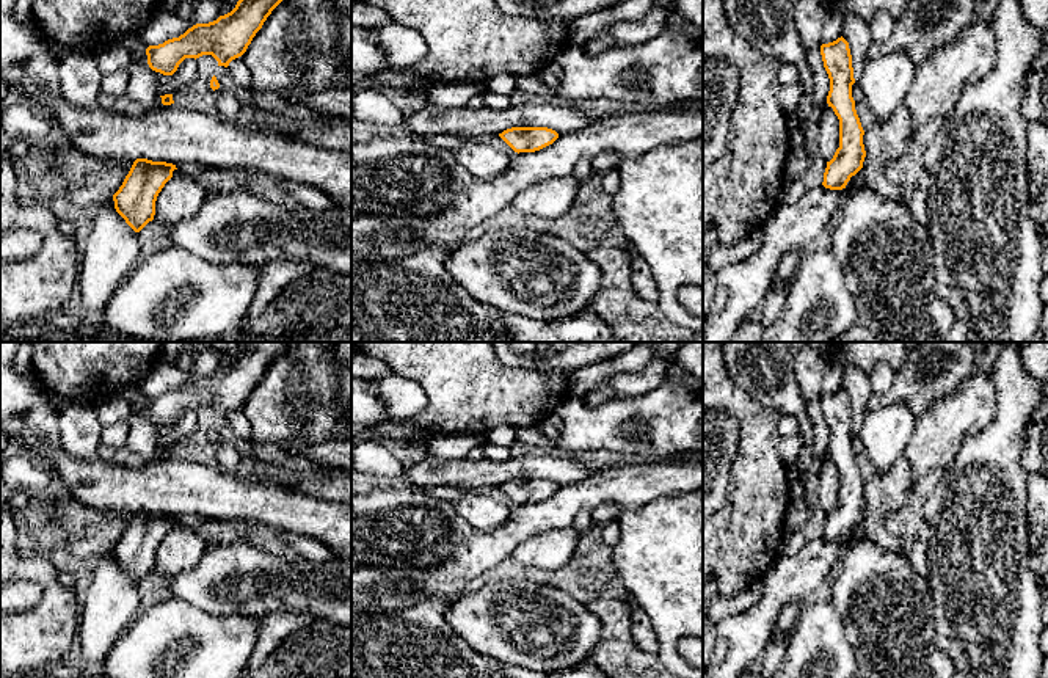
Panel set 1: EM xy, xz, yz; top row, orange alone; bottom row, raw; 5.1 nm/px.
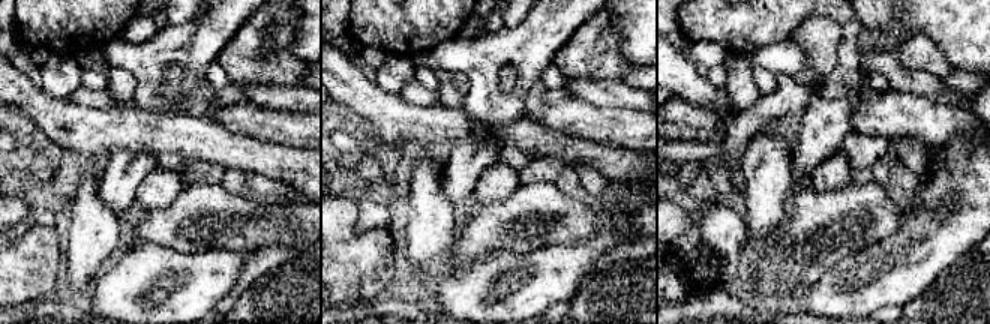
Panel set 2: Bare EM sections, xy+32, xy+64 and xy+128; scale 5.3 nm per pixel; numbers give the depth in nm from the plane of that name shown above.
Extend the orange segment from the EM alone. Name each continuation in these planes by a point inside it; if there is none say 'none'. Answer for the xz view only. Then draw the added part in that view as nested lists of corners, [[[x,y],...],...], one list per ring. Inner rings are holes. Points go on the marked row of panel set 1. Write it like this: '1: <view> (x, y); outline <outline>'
none

